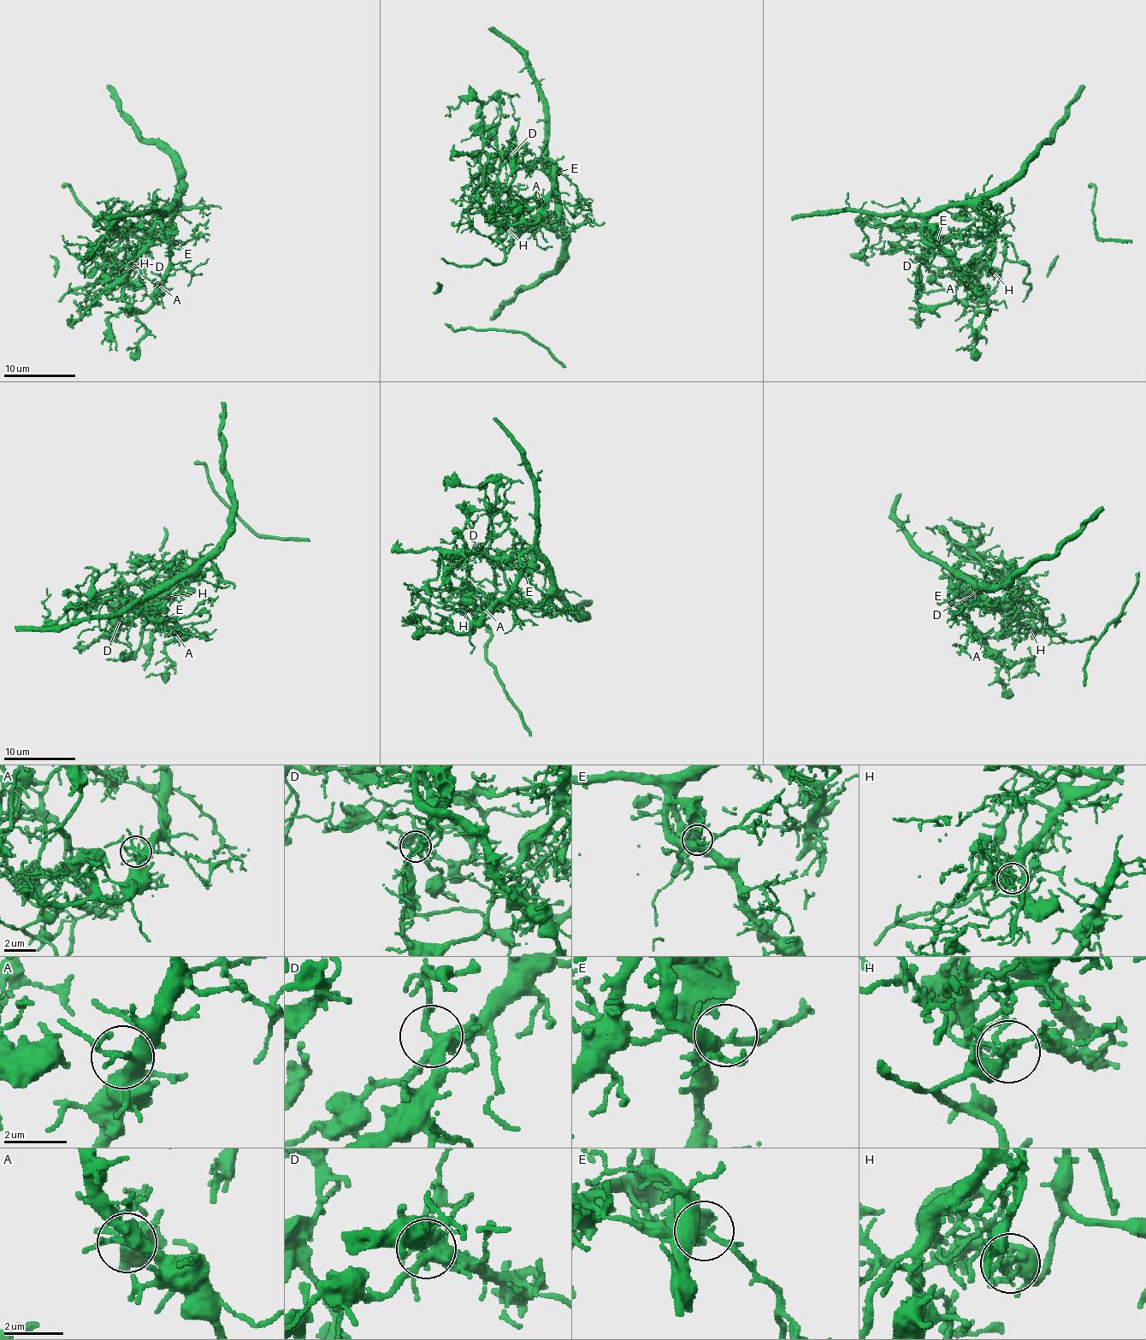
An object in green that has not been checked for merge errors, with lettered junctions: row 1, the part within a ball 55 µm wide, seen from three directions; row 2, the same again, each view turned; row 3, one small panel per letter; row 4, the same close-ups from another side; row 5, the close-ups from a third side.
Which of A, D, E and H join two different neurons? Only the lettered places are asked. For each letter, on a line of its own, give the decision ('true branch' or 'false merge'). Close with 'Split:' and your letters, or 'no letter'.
A: true branch
D: true branch
E: true branch
H: false merge
Split: H

